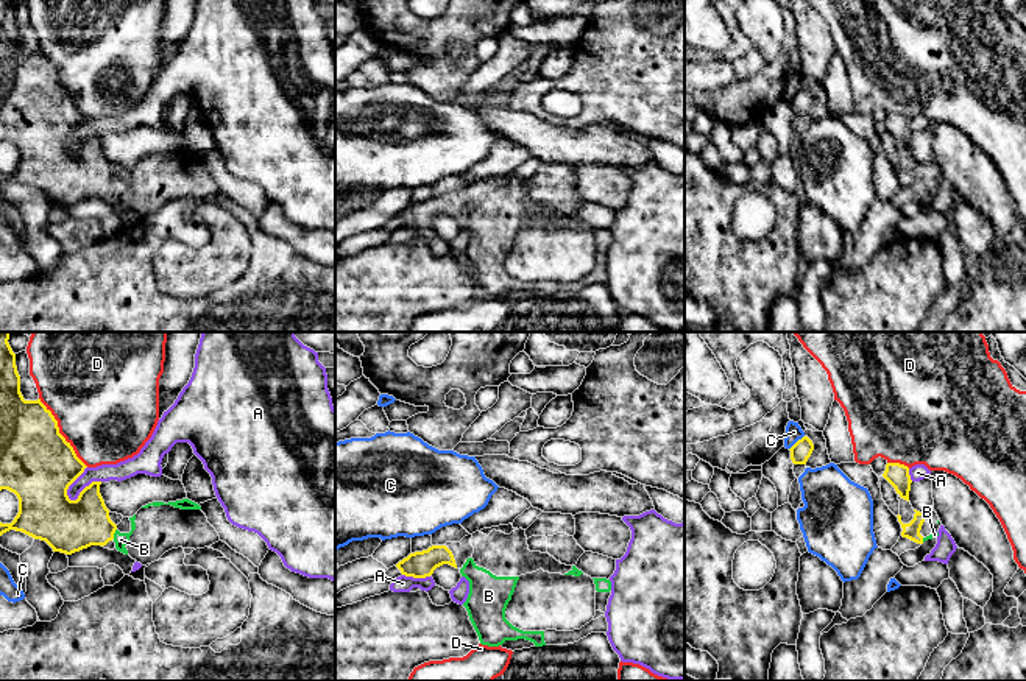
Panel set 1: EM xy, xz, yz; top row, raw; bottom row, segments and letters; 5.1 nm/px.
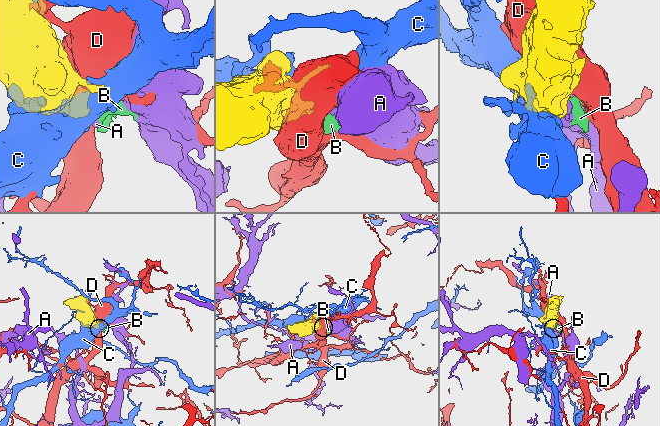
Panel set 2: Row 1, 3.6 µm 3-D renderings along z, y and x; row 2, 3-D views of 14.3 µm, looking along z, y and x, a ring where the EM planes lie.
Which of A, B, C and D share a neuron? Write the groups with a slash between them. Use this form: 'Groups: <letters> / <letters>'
Groups: A / B / C / D

